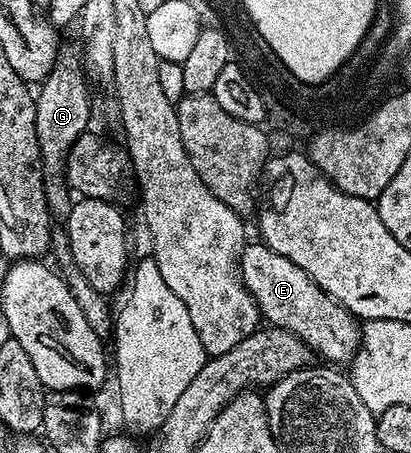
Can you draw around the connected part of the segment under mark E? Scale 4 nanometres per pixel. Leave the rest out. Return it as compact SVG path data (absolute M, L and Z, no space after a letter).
M256 240L255 243L252 241L250 244L244 245L243 254L239 257L239 270L243 273L243 282L247 285L247 290L250 292L254 298L256 304L259 305L259 313L272 327L277 329L283 329L289 331L289 333L295 334L300 338L310 349L319 357L319 354L323 358L328 358L328 363L339 364L335 362L343 362L343 364L350 363L351 359L355 357L355 353L359 351L359 339L361 337L361 326L357 321L354 314L350 314L347 309L341 305L340 302L335 301L335 299L329 297L326 292L316 284L308 274L305 273L301 268L297 268L297 264L293 264L293 260L289 260L285 256L281 256L281 252L273 252L273 248L269 248L266 242L262 240Z

